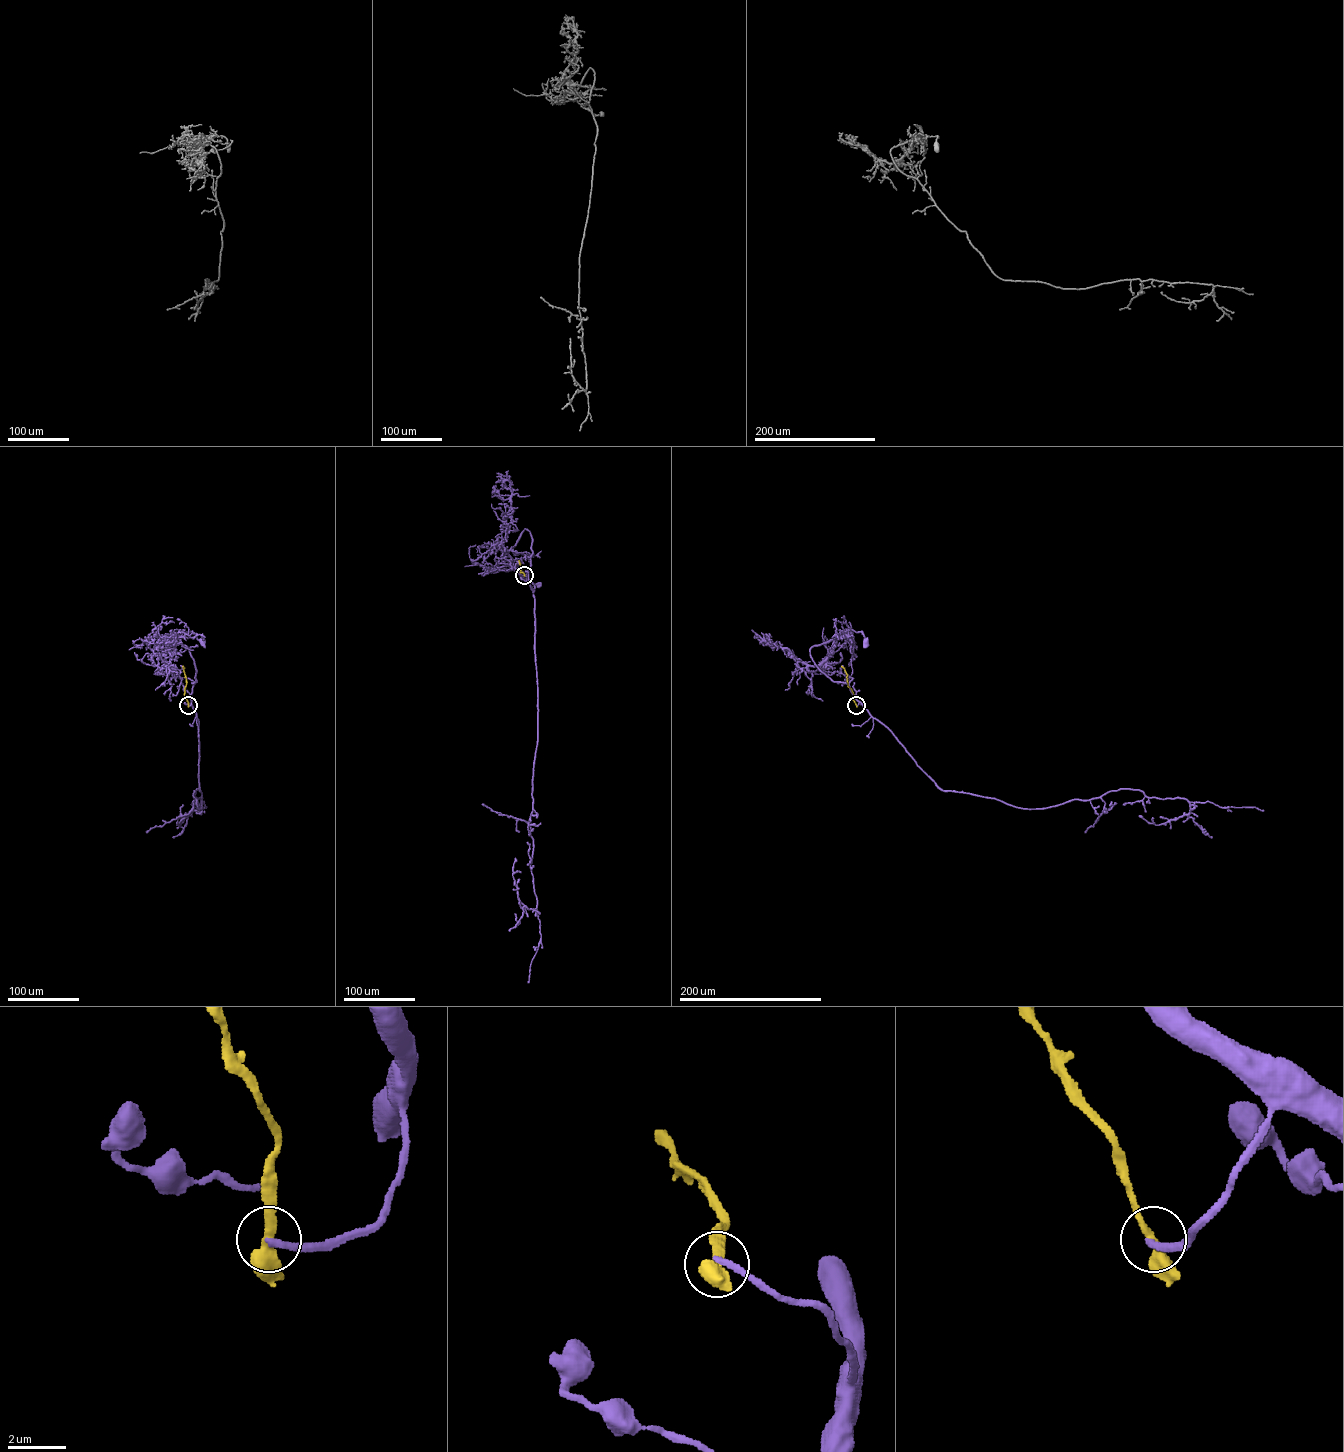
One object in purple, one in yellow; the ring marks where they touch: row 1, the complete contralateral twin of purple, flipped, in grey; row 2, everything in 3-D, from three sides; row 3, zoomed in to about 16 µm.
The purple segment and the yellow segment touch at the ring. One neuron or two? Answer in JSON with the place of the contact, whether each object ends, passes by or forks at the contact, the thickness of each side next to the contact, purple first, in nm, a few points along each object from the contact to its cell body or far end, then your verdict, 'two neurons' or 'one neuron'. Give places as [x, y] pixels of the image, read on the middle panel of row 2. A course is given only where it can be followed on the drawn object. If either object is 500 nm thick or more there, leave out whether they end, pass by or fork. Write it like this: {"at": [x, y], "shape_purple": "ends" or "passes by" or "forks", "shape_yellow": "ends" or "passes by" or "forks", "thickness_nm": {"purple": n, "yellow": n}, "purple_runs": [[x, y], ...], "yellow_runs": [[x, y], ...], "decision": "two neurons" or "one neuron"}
{"at": [524, 575], "shape_purple": "ends", "shape_yellow": "passes by", "thickness_nm": {"purple": 240, "yellow": 360}, "purple_runs": [[524, 575], [527, 578], [532, 553], [532, 537], [527, 529], [507, 554], [513, 570], [539, 585]], "yellow_runs": [[524, 575], [520, 572], [522, 567], [519, 560]], "decision": "two neurons"}

